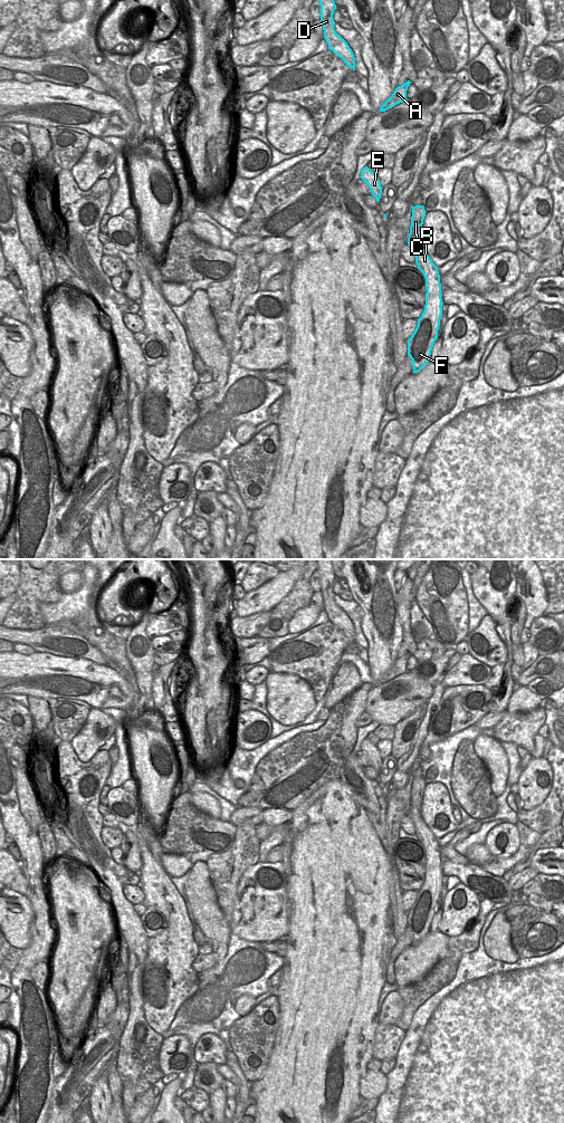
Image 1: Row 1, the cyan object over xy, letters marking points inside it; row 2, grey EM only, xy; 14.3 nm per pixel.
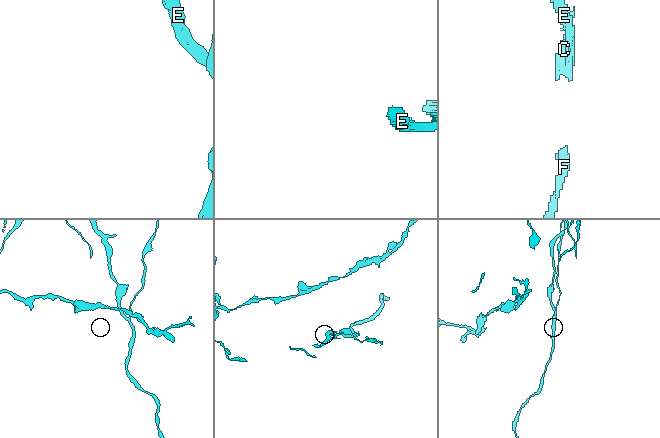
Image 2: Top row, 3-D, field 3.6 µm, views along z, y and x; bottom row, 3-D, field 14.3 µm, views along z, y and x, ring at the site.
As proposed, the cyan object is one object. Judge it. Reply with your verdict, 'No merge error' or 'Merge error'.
Merge error

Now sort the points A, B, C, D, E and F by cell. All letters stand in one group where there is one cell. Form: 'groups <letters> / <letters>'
groups A B D E F / C

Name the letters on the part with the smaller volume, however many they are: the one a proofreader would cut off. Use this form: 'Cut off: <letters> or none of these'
Cut off: C

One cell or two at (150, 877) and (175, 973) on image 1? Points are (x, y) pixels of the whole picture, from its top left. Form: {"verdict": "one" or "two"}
{"verdict": "one"}

